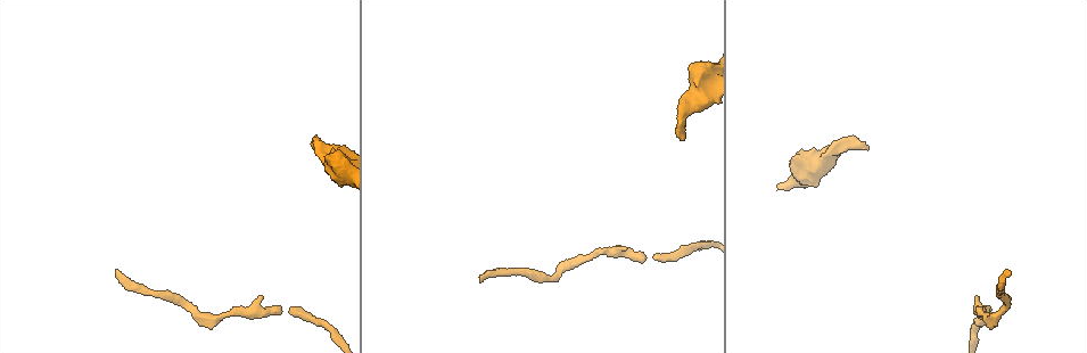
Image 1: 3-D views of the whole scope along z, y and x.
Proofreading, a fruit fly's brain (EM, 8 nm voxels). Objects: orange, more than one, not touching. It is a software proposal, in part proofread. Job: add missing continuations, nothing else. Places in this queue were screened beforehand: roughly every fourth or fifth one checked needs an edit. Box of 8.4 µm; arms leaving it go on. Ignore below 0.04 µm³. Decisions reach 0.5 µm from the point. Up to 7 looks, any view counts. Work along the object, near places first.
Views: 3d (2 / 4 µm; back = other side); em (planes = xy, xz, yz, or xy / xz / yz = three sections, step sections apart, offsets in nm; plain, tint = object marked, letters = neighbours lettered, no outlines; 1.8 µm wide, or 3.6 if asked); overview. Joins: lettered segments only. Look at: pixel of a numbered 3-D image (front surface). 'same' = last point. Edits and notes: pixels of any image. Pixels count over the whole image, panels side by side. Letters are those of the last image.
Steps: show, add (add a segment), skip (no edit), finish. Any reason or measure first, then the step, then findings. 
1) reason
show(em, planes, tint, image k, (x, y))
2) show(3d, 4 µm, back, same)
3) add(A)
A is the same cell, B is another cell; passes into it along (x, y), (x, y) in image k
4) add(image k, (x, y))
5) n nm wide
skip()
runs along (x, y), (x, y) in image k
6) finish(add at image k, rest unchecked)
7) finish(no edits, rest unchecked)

free end
show(3d, 4 µm, image 1, (281, 307))

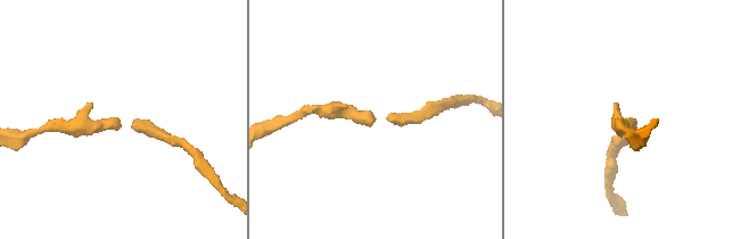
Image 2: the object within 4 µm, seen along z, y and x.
now the EM
show(em, xy, step 4, tint, image 2, (117, 117))

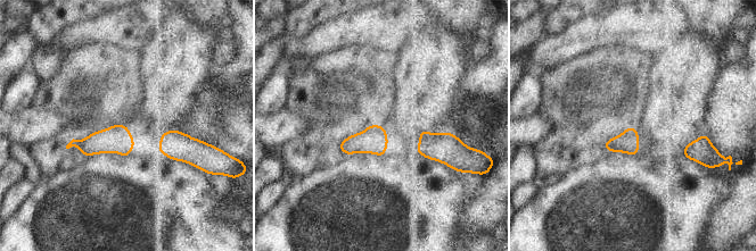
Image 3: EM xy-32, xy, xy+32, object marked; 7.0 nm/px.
see the neighbours
show(em, xy, step 4, letters, same)

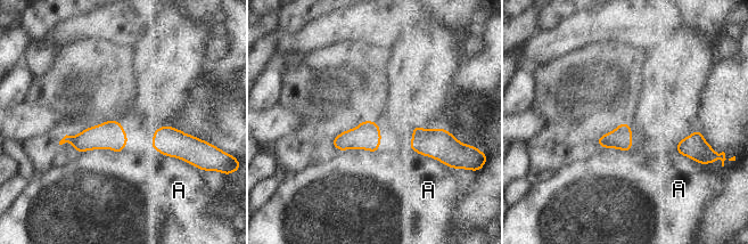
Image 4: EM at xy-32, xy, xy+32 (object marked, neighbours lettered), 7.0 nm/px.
skip()
A is another cell; border along (151, 146), (187, 163) in image 4; none of them fits

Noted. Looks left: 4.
branch stops here
show(em, xz, step 16, tint, image 1, (867, 150))

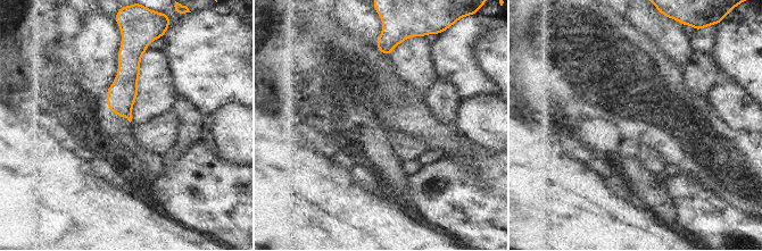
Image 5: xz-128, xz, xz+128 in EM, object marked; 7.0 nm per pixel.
show(em, planes, tint, same)

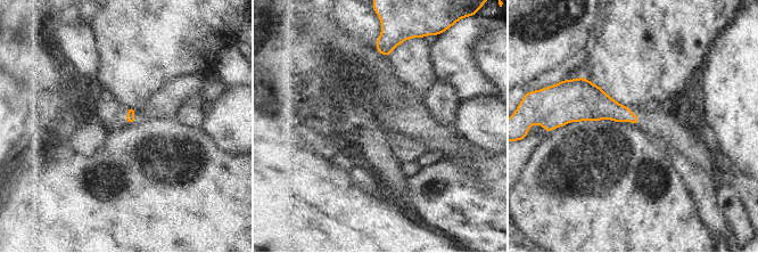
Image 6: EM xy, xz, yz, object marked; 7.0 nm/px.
show(em, planes, letters, same)

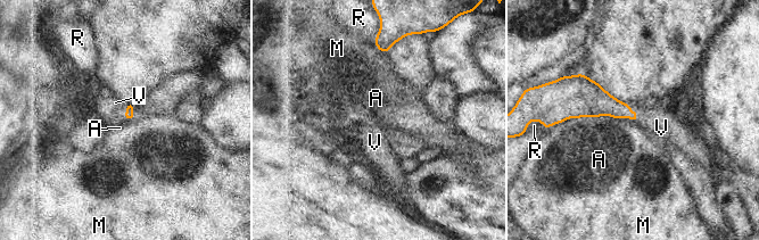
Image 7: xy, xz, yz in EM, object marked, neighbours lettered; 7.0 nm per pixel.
M touches over 260 nm
add(V)
V is the same cell, A, M and R are other cells; it goes on there

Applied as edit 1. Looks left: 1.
finish(add at image 7, rest unchecked)

